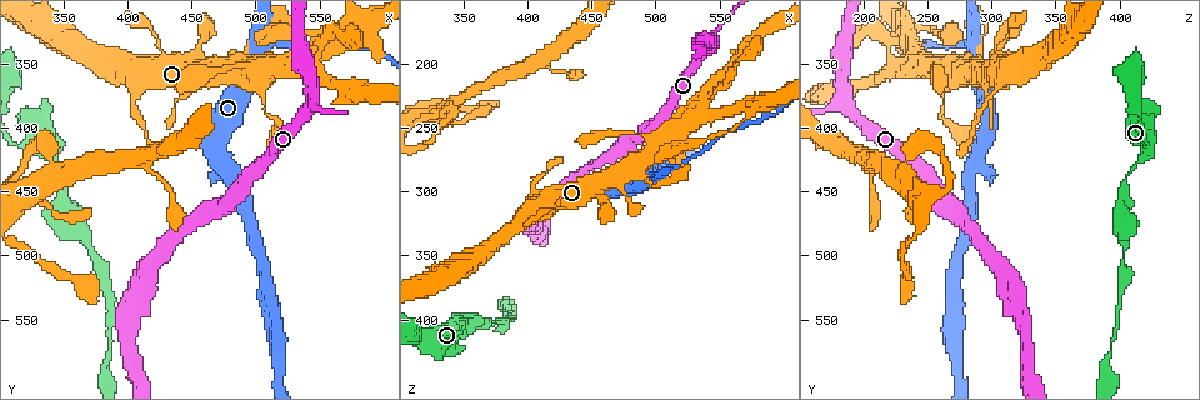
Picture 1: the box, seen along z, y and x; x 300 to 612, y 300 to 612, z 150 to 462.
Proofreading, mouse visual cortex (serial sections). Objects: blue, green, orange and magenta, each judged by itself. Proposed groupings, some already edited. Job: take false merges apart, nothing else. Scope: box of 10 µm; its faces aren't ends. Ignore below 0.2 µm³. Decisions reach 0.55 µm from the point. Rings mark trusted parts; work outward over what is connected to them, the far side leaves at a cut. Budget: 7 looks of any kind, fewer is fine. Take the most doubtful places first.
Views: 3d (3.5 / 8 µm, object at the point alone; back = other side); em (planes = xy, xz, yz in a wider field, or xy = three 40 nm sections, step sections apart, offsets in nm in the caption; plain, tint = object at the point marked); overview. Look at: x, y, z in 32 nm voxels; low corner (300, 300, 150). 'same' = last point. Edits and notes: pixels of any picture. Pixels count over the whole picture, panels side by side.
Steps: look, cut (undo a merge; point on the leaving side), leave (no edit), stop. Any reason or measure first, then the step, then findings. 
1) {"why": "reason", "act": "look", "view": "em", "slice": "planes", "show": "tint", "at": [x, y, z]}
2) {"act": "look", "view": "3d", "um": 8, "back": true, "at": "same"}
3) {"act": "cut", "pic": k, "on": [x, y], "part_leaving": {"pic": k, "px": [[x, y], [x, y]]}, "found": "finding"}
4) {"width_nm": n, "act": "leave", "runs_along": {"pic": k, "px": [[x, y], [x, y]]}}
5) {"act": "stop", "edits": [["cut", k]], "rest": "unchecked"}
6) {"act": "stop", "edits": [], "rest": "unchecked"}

{"why": "three-way junction", "act": "look", "view": "3d", "um": 3.5, "at": [504, 336, 284]}

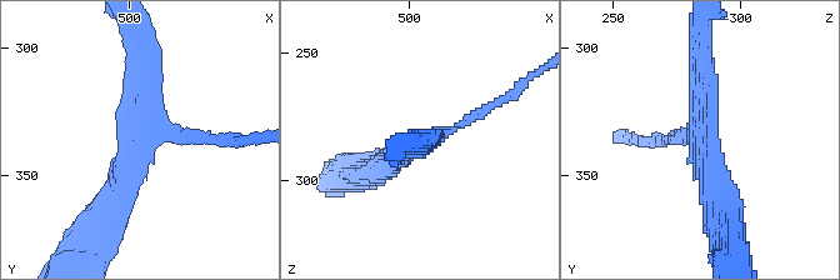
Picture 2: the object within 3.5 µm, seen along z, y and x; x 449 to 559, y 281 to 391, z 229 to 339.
{"why": "now the EM", "act": "look", "view": "em", "slice": "xy", "step": 5, "show": "tint", "at": [505, 336, 286]}

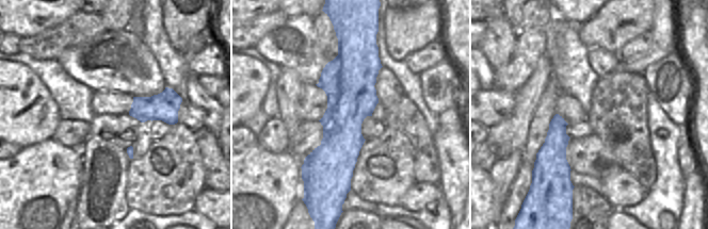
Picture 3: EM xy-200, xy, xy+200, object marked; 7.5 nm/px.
{"arm_widths_nm": [150, 250, 300], "act": "leave", "runs_along": {"pic": 2, "px": [[106, 210], [145, 119], [138, 53]]}, "found": "continuous, no second cell"}

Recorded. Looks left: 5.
{"why": "three arms meet", "act": "look", "view": "3d", "um": 3.5, "at": [534, 346, 240]}

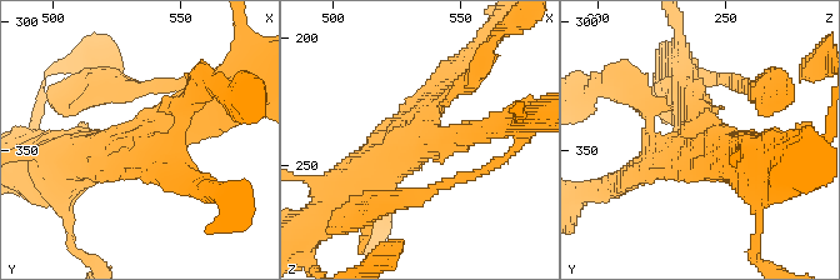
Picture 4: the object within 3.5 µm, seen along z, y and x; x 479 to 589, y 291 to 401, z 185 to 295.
{"why": "need the tissue", "act": "look", "view": "em", "slice": "planes", "show": "tint", "at": [535, 347, 240]}

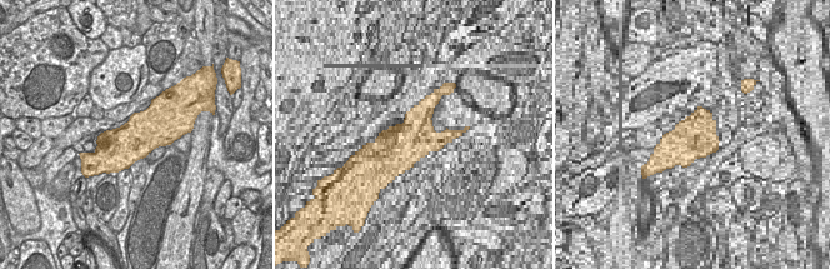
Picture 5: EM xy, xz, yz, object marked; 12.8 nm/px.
{"width_nm": 550, "act": "leave", "runs_along": {"pic": 4, "px": [[76, 161], [141, 143], [210, 93]]}, "found": "continuous, no second cell"}

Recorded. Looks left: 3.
{"why": "a narrow waist", "act": "look", "view": "3d", "um": 8, "back": true, "at": [350, 442, 406]}

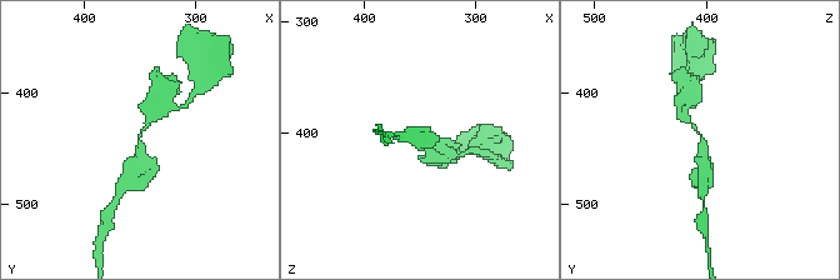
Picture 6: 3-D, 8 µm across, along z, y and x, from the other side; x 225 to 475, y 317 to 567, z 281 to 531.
{"why": "zoom in", "act": "look", "view": "3d", "um": 3.5, "back": true, "at": "same"}

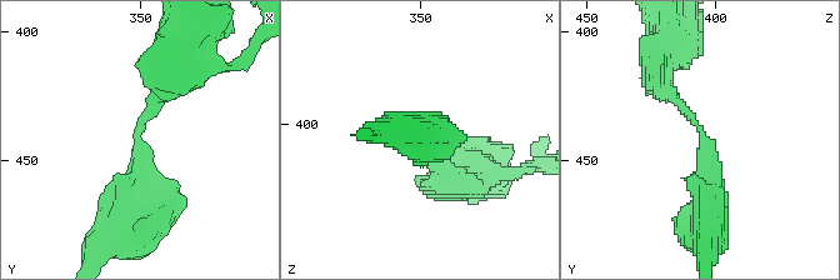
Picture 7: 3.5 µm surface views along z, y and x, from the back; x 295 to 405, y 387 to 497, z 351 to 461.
{"arm_widths_nm": [300, 350], "act": "look", "view": "em", "slice": "planes", "show": "tint", "at": [351, 440, 406]}

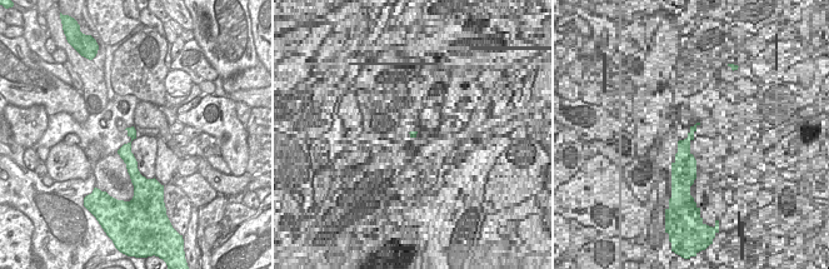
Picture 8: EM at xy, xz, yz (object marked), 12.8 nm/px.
{"act": "leave", "runs_along": {"pic": 7, "px": [[178, 78], [143, 120], [124, 211]]}, "found": "all the same cell"}

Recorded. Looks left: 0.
{"act": "stop", "edits": [], "rest": "unchecked"}

